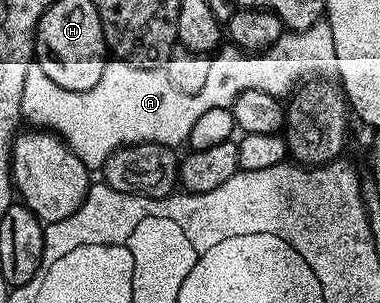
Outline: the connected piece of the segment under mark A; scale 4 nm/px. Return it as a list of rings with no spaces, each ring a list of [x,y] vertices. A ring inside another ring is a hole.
[[[319,20],[313,27],[298,31],[284,32],[282,39],[264,53],[244,53],[242,49],[223,47],[211,57],[211,66],[206,82],[201,91],[185,94],[170,82],[162,68],[142,69],[140,65],[131,65],[118,59],[108,60],[101,71],[101,79],[97,79],[97,87],[89,91],[65,91],[65,87],[57,87],[45,71],[37,63],[29,67],[25,75],[25,91],[21,95],[23,117],[31,120],[32,126],[43,131],[58,133],[63,142],[77,155],[88,170],[102,170],[103,164],[111,153],[124,149],[126,145],[137,143],[157,143],[158,145],[182,146],[187,140],[189,131],[193,131],[193,123],[197,123],[200,115],[213,107],[230,109],[232,103],[241,95],[241,91],[265,91],[265,95],[286,98],[304,79],[312,75],[327,79],[335,73],[337,67],[337,51],[333,47],[333,31],[326,20]]]

